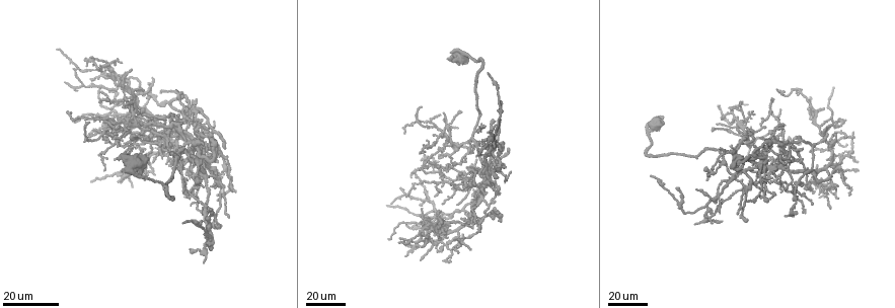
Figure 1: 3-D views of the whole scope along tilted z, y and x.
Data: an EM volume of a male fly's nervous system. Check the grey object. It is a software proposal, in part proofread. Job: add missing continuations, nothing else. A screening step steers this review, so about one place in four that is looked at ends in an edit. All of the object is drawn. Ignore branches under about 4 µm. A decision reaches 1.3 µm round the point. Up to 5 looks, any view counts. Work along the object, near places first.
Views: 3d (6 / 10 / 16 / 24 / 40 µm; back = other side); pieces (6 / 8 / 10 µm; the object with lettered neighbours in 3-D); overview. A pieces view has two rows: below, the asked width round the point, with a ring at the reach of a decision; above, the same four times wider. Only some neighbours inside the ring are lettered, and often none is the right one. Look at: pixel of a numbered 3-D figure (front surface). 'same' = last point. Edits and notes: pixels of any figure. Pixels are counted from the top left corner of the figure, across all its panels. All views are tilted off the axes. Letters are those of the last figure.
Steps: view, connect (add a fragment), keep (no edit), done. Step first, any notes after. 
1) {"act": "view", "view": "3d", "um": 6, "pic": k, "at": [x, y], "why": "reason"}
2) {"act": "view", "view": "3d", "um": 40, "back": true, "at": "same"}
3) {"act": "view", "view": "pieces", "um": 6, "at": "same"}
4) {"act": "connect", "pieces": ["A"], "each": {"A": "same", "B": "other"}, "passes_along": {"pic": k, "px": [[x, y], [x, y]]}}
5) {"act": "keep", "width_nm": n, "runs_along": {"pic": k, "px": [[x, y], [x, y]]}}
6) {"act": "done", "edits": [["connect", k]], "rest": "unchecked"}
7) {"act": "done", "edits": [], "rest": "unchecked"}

{"act": "view", "view": "3d", "um": 24, "pic": 1, "at": [785, 214], "why": "tapers out"}

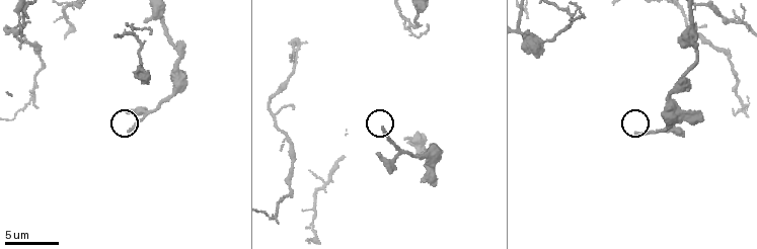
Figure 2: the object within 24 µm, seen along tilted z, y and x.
{"act": "view", "view": "pieces", "um": 10, "pic": 2, "at": [382, 127]}

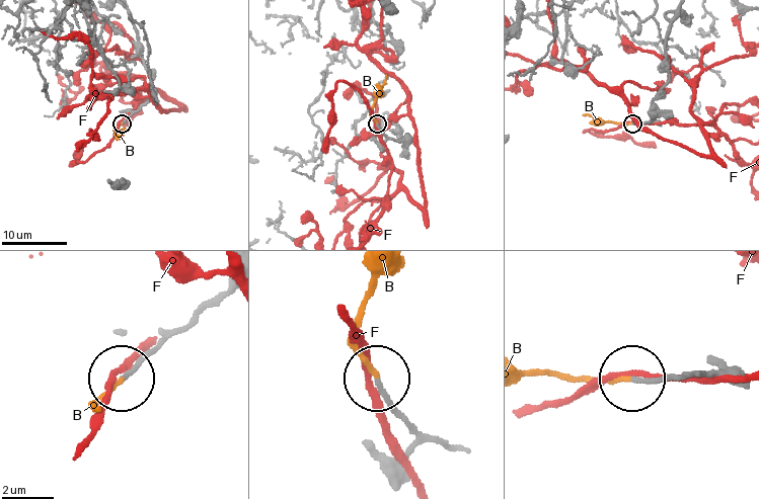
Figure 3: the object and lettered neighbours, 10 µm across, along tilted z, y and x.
{"act": "connect", "pieces": ["B"], "each": {"B": "same", "F": "other"}, "passes_along": {"pic": 3, "px": [[696, 370], [657, 382], [630, 375], [596, 380], [523, 370]]}, "found": "the cell continues"}

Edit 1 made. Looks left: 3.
{"act": "view", "view": "overview"}

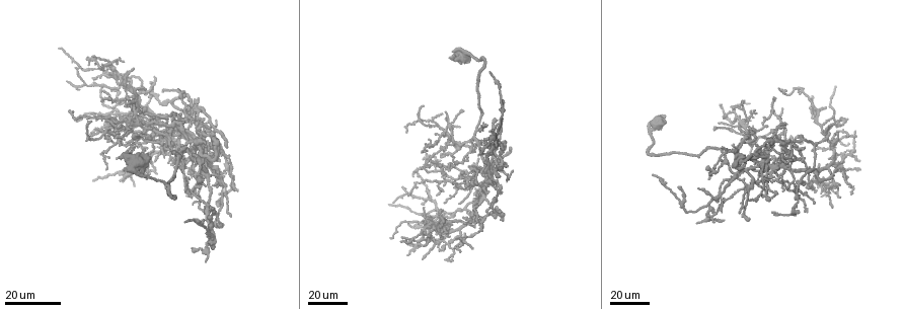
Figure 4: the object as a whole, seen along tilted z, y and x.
{"act": "view", "view": "3d", "um": 40, "pic": 4, "at": [216, 142]}

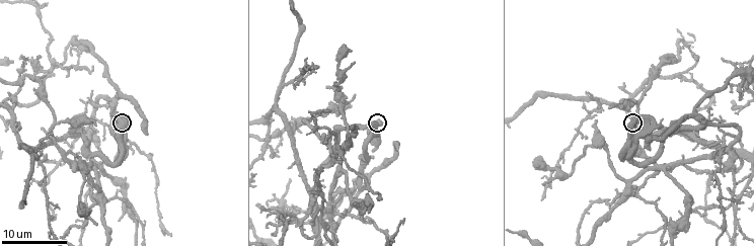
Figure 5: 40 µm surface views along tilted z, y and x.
{"act": "view", "view": "pieces", "um": 6, "pic": 5, "at": [630, 126]}

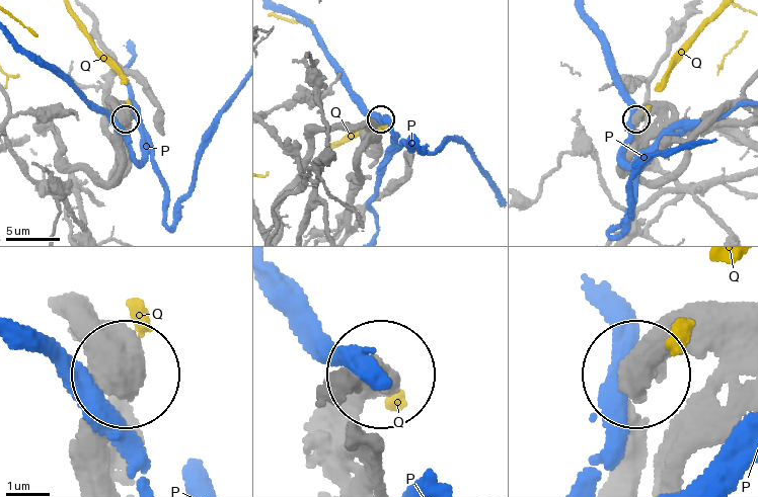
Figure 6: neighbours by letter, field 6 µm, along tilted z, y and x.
{"act": "keep", "width_nm": 640, "each": {"P": "other", "Q": "other"}, "found": "none of them fits"}

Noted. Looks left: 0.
{"act": "done", "edits": [["connect", 3]], "rest": "unchecked"}

